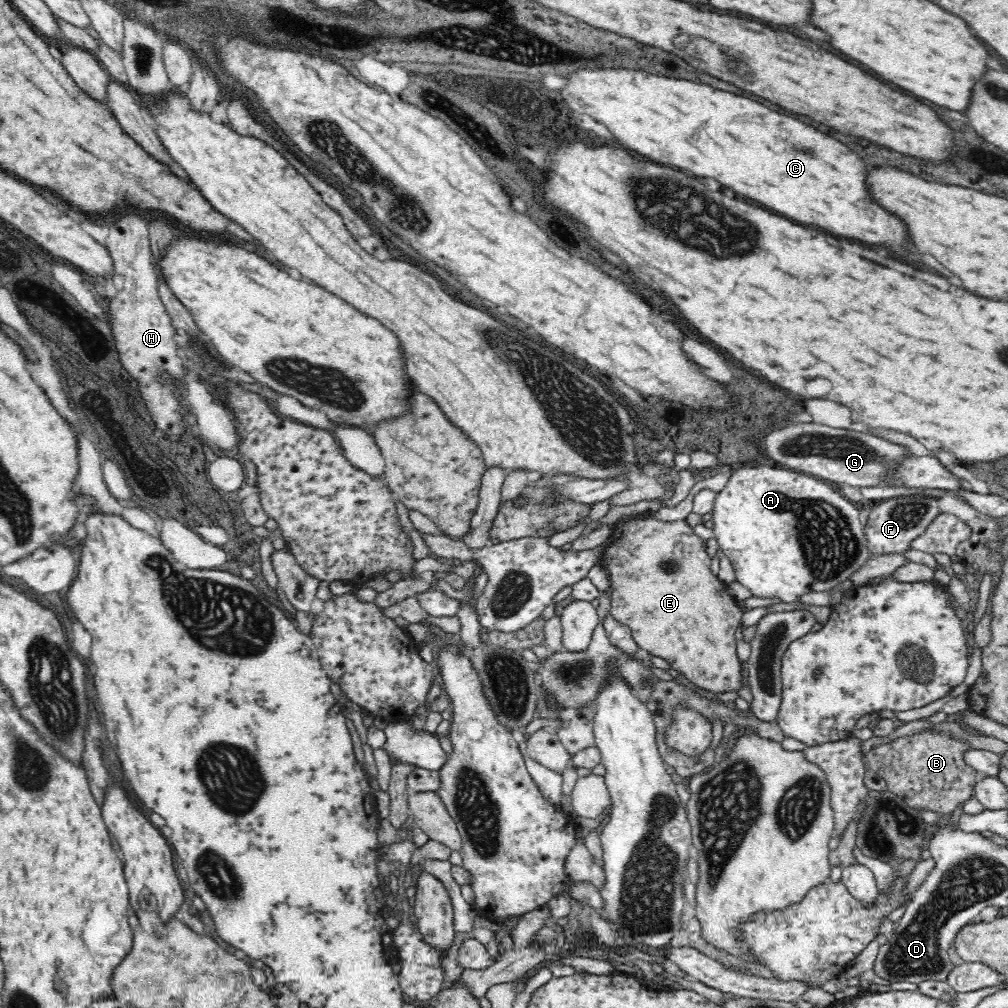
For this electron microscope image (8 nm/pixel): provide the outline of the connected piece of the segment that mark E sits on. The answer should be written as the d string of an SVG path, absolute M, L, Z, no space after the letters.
M656 513L632 515L614 523L610 538L600 545L602 548L593 566L602 568L610 580L610 614L631 628L639 648L663 658L699 687L713 693L737 692L741 685L741 670L734 632L738 630L744 612L740 610L738 601L727 592L728 585L712 571L714 558L708 556L706 541L694 532L688 519L658 519Z

